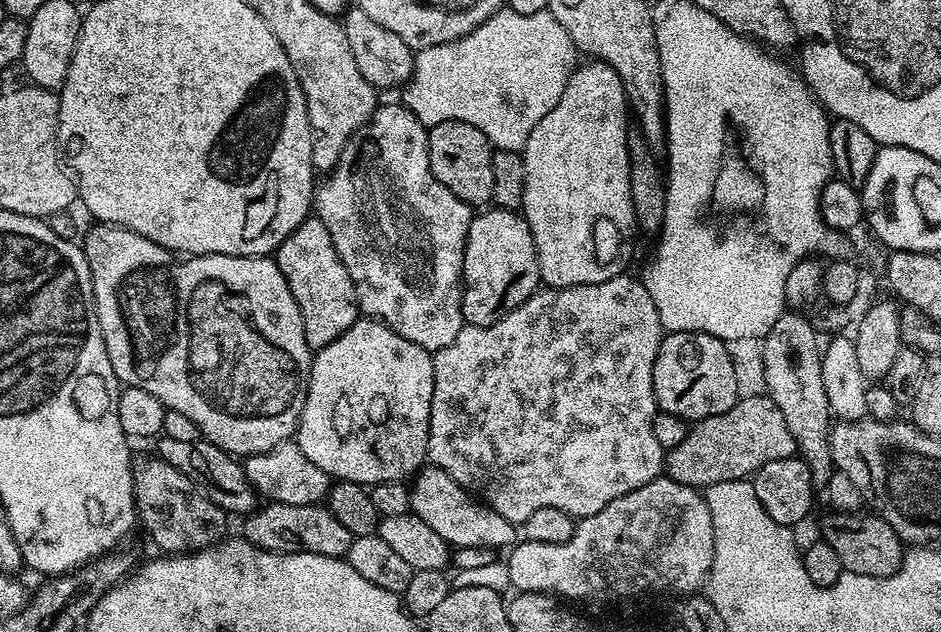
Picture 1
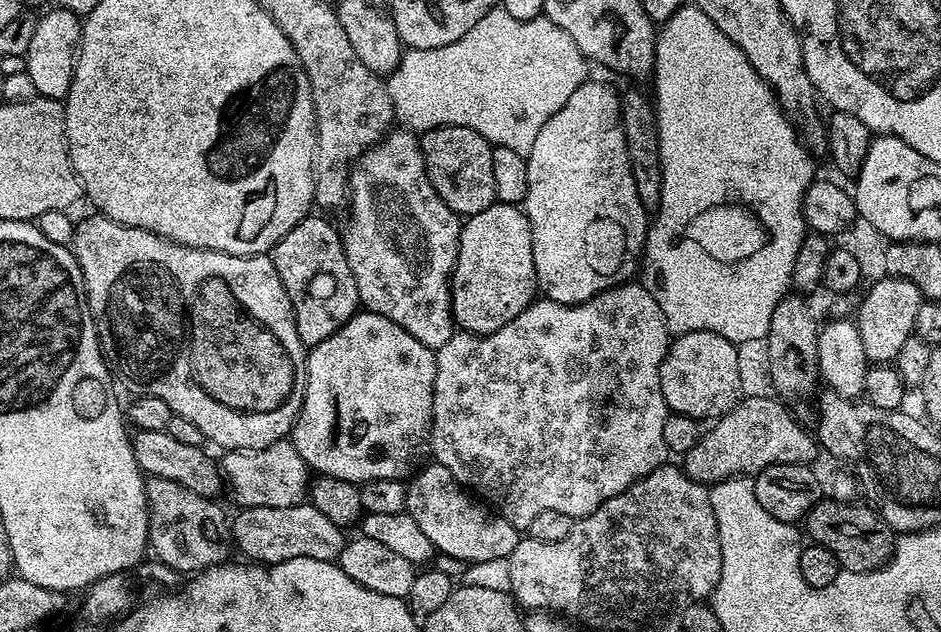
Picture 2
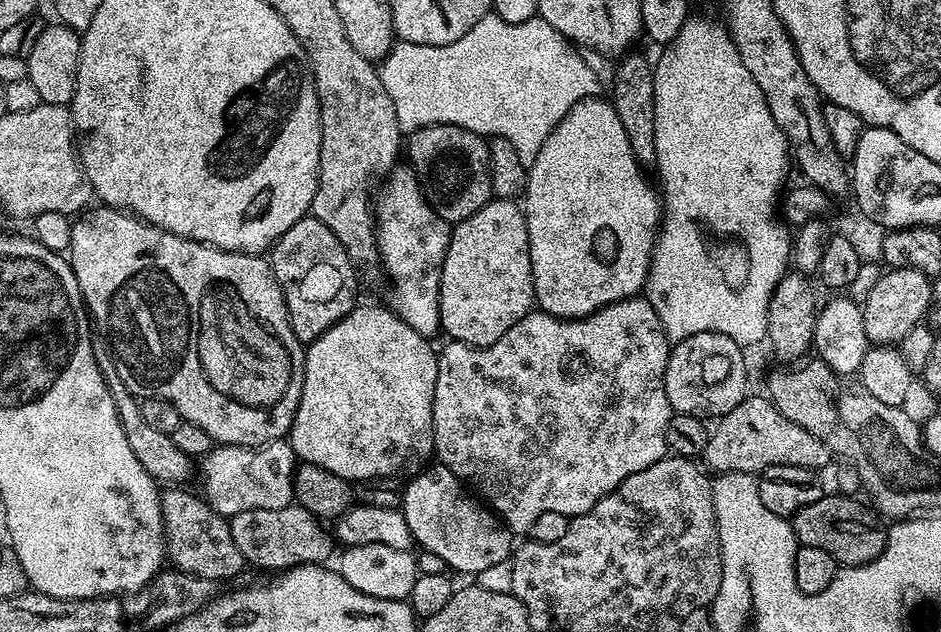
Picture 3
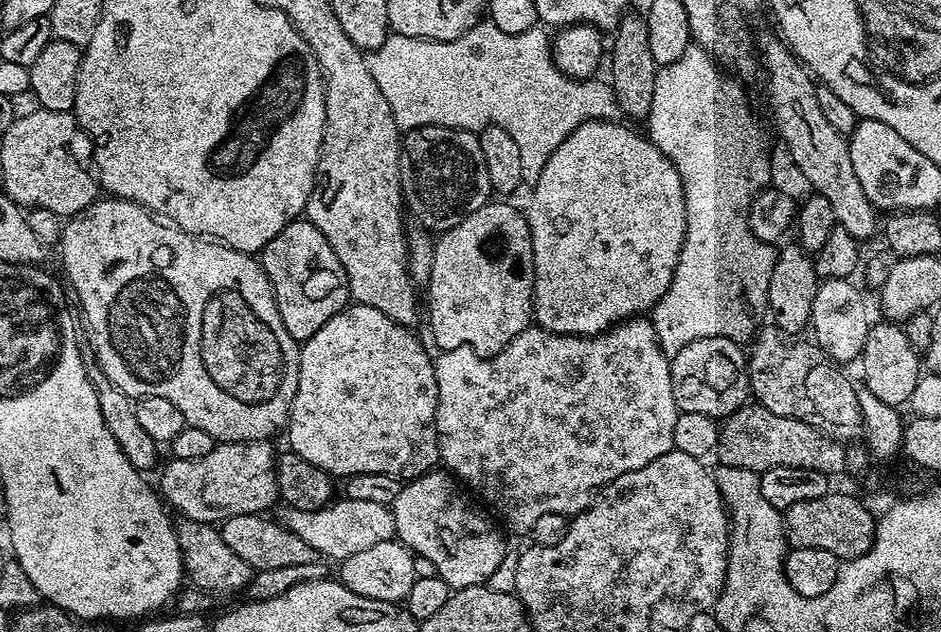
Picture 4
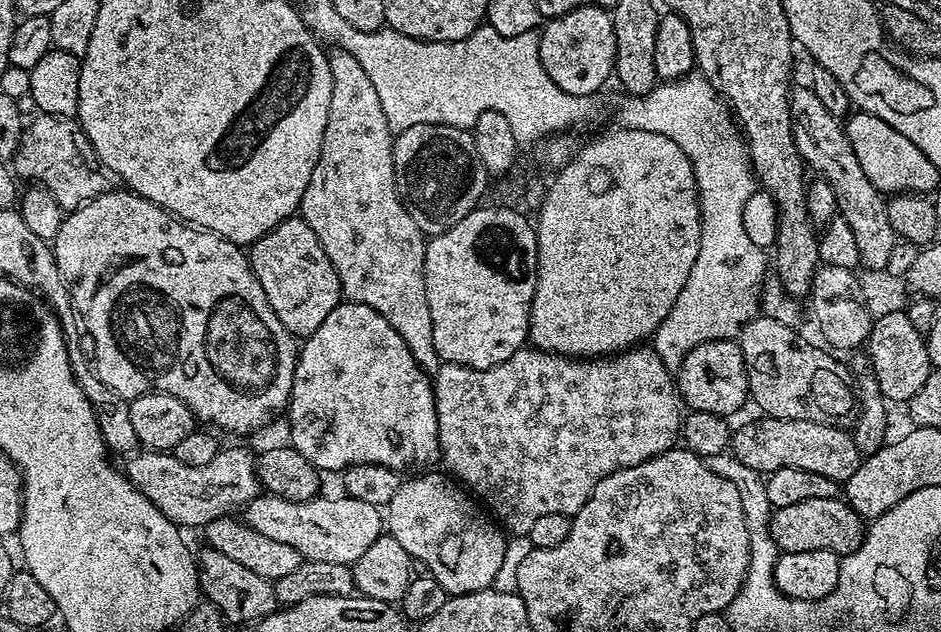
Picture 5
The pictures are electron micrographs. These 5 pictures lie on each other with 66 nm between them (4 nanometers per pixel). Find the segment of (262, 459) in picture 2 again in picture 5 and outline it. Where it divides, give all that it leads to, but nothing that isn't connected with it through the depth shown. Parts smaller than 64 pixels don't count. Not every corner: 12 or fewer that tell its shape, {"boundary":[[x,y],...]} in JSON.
{"boundary":[[248,448],[206,466],[164,450],[127,460],[128,481],[170,522],[200,530],[262,492]]}

